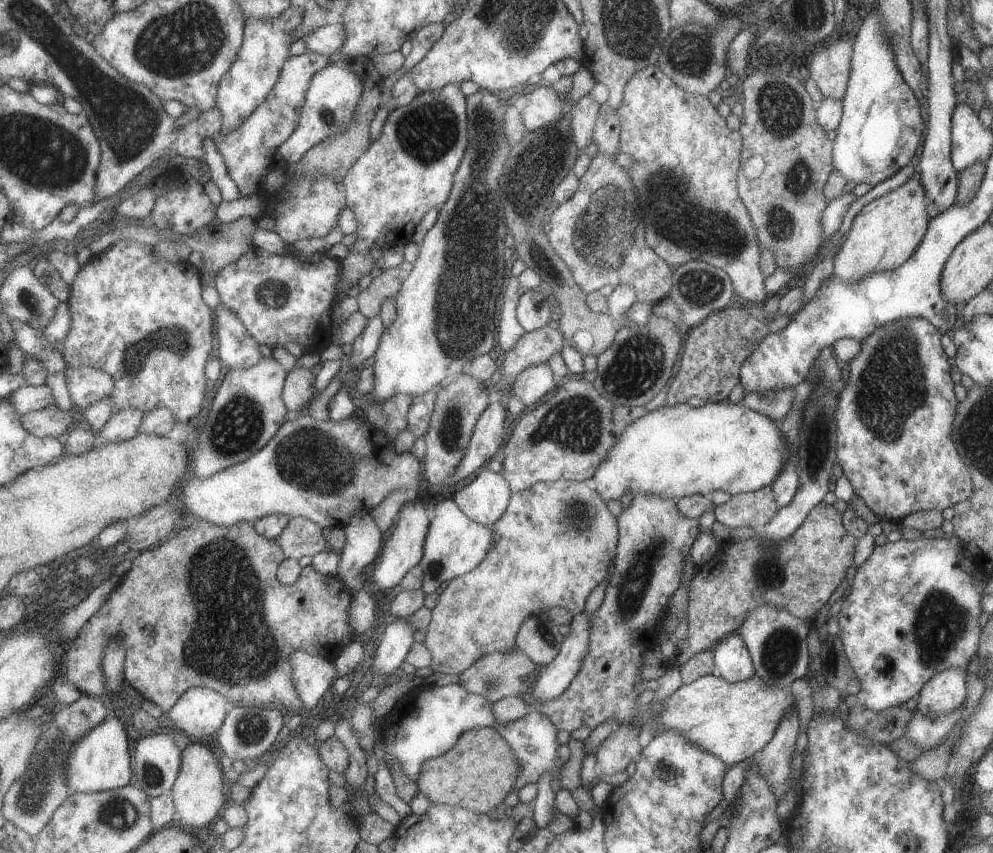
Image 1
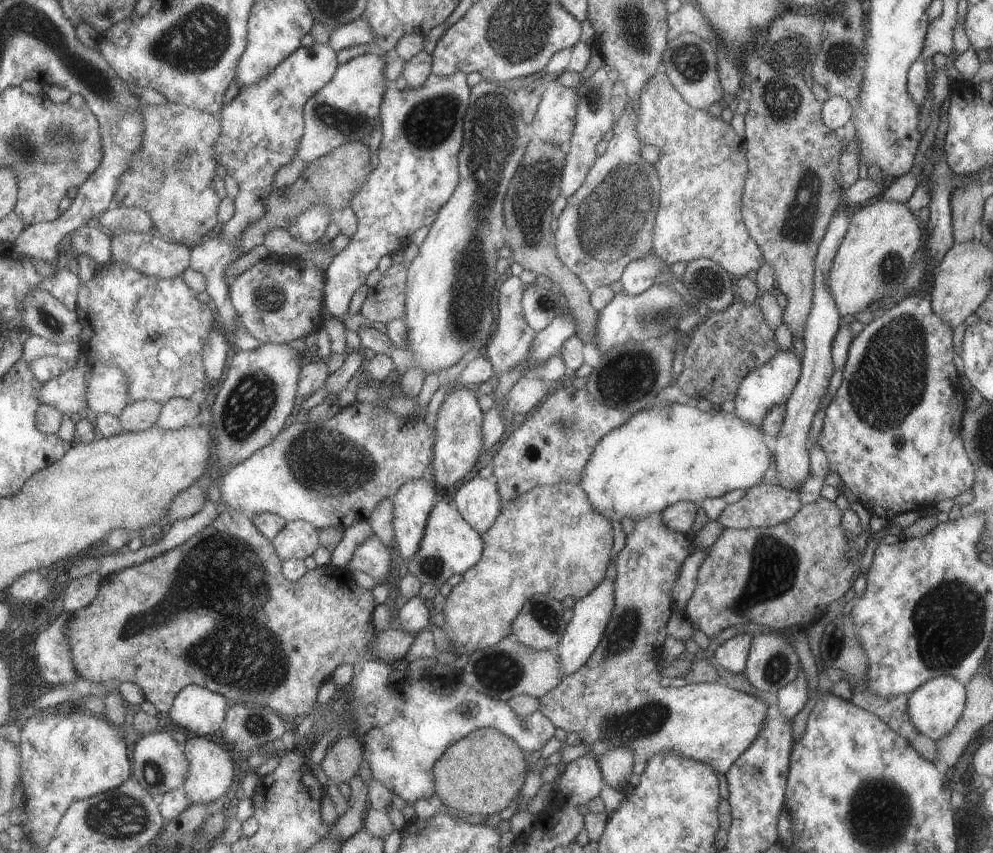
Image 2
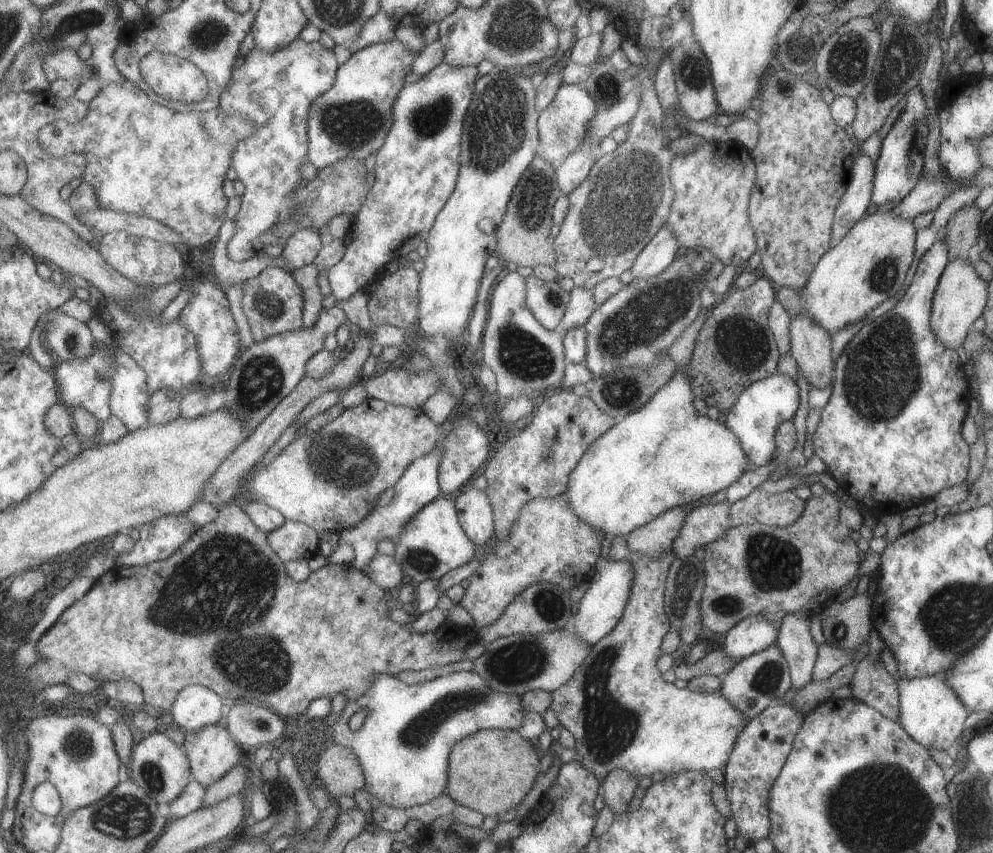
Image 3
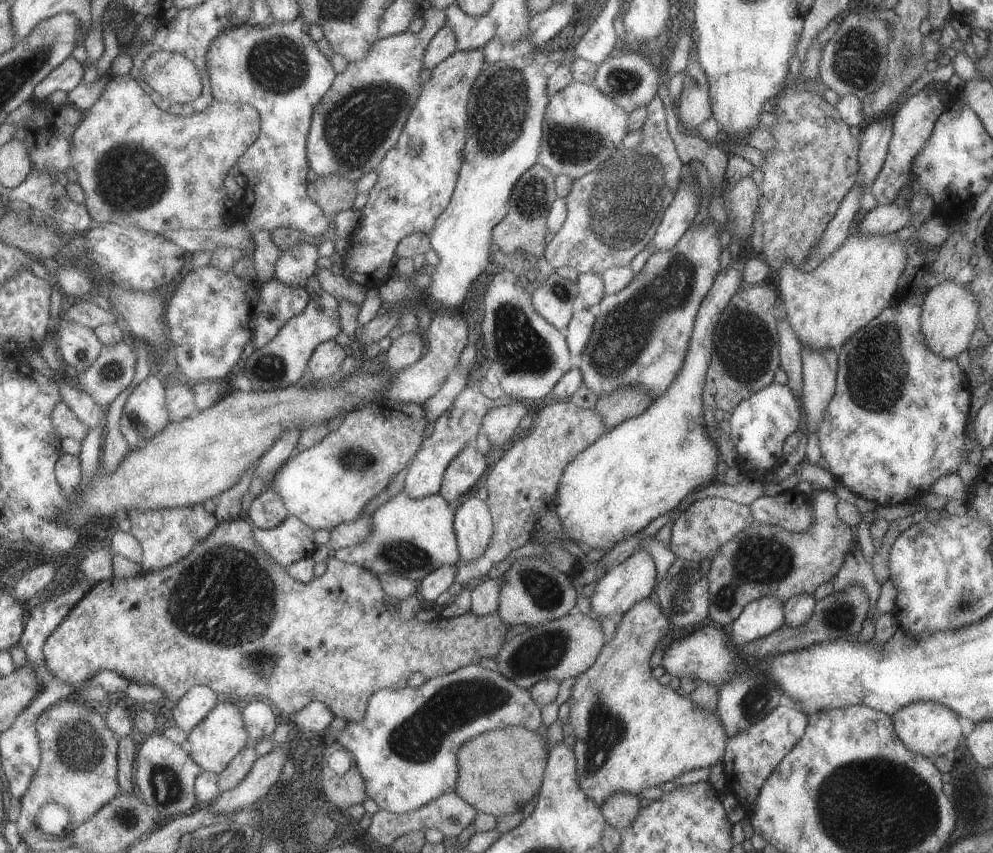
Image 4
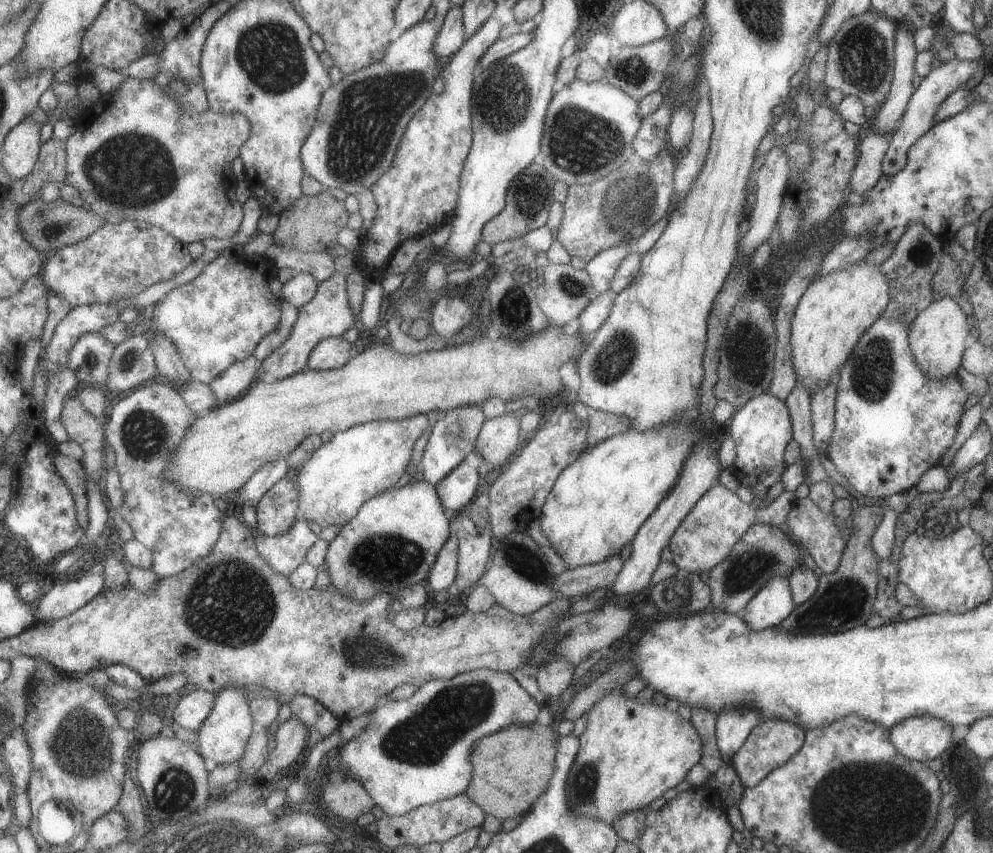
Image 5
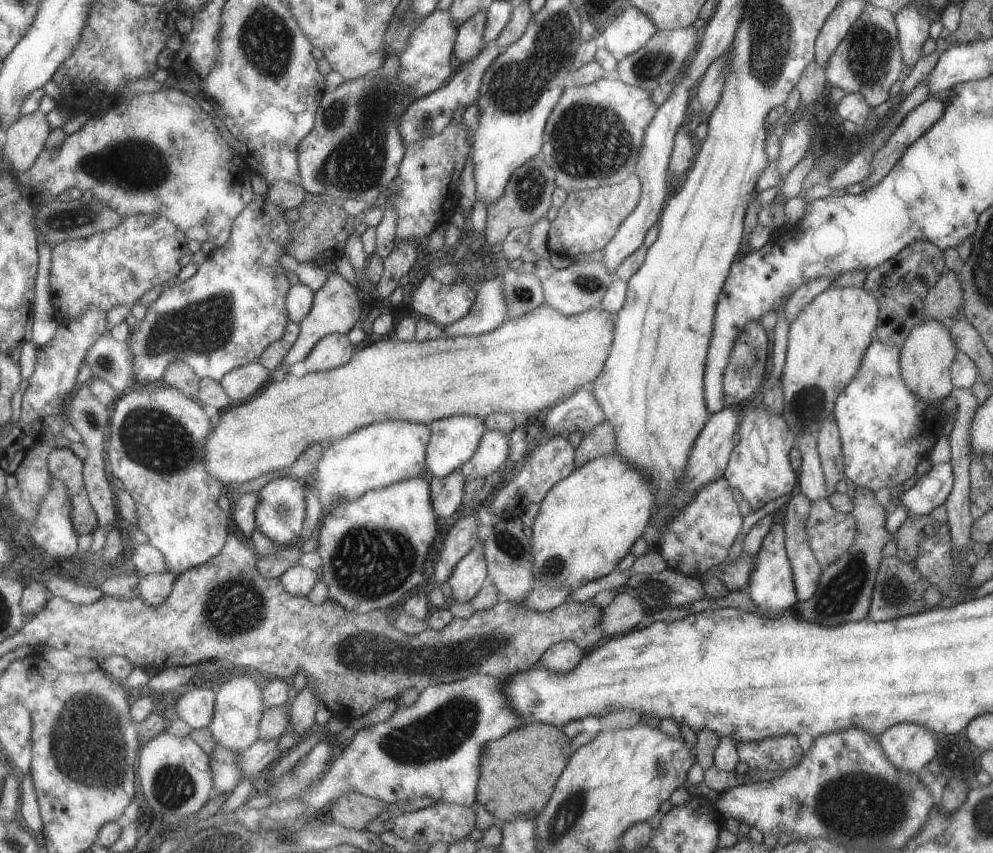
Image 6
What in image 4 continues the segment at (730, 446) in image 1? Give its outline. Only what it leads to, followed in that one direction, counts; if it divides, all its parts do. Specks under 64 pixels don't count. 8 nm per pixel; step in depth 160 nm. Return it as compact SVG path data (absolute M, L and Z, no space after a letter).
M734 256L727 268L723 268L705 294L695 321L693 330L689 334L687 352L681 364L681 370L671 380L667 390L657 396L644 412L639 416L621 422L615 429L607 431L598 441L583 449L581 453L567 466L561 481L557 501L552 503L559 512L563 526L569 530L571 540L577 542L580 548L603 550L608 552L619 542L626 541L643 530L651 521L666 512L673 512L686 496L694 490L715 483L714 468L717 464L719 450L715 442L705 432L703 409L700 407L705 374L710 364L713 328L715 322L727 303L742 289L741 272L743 272L745 258Z

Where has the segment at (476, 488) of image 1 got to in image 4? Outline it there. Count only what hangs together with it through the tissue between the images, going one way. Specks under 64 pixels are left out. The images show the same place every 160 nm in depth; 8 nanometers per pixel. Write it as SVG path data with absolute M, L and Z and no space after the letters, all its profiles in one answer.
M475 495L461 504L456 510L455 531L458 535L459 546L461 546L462 558L459 564L475 562L475 558L482 558L494 538L494 516L487 500L481 500Z

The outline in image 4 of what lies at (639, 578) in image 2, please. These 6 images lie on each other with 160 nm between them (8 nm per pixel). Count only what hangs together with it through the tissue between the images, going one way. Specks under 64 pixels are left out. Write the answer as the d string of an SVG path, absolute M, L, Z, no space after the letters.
M649 597L639 600L616 623L613 636L601 646L593 665L575 677L571 686L569 721L576 739L572 750L577 760L578 782L599 806L615 792L639 795L645 788L657 787L689 770L710 768L723 758L727 736L716 712L701 710L685 694L679 696L651 677L649 659L668 629L669 622L658 604Z

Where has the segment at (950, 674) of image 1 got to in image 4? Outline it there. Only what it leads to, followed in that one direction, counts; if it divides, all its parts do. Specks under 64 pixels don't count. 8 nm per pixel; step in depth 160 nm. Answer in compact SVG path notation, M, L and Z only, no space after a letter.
M917 700L901 706L895 714L891 714L894 732L900 742L911 752L923 754L927 758L937 756L950 756L957 748L962 731L958 714L951 712L947 706L941 706L937 702Z

